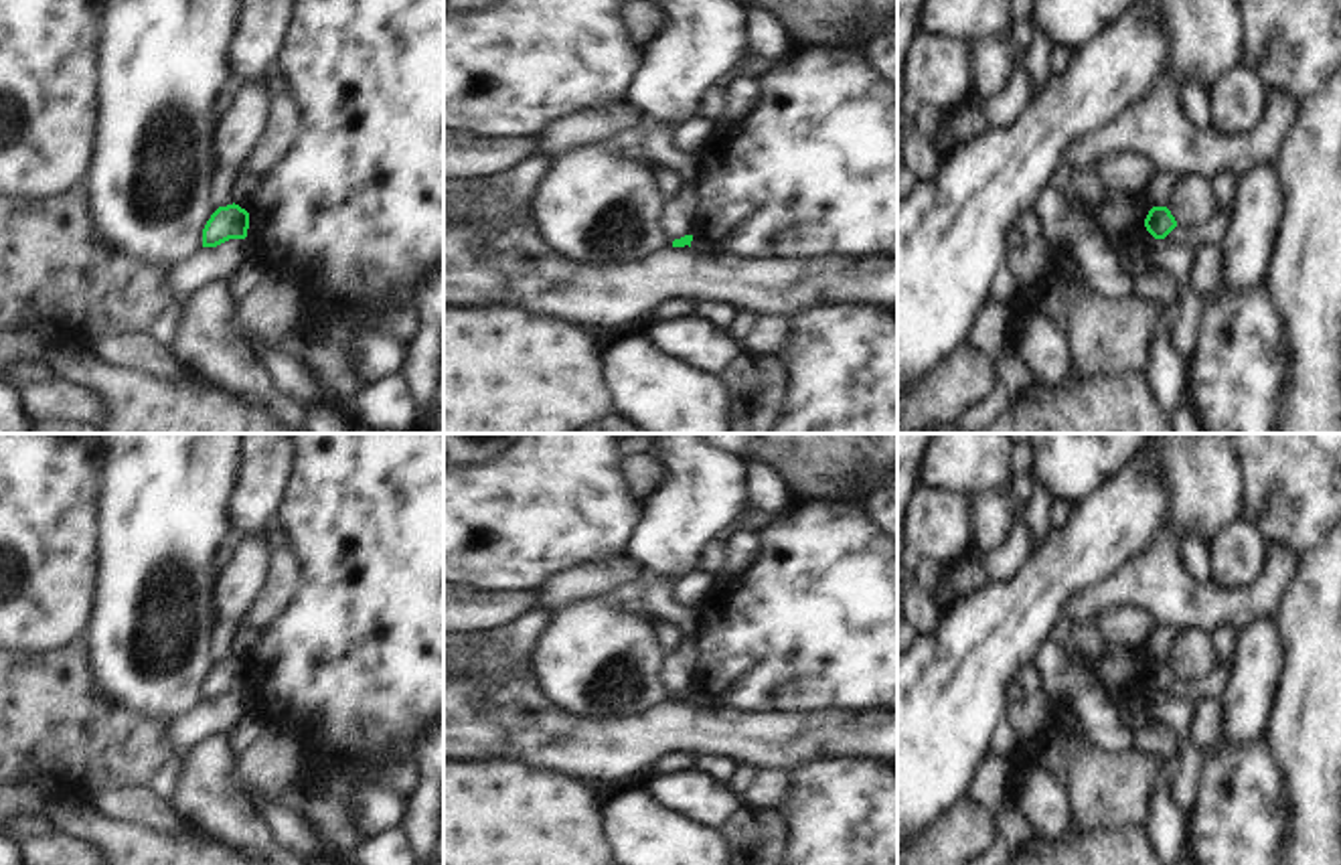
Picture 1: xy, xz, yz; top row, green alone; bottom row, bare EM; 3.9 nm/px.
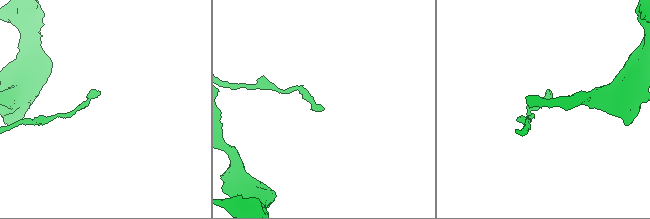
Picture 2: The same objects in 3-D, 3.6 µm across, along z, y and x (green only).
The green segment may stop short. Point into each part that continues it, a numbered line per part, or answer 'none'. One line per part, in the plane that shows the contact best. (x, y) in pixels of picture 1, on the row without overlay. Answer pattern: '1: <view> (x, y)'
none

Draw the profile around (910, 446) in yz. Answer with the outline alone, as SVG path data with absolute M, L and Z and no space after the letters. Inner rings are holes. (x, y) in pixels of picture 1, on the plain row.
M897 434L897 577L901 563L908 559L903 537L905 510L914 490L920 486L924 454L936 436L938 434Z

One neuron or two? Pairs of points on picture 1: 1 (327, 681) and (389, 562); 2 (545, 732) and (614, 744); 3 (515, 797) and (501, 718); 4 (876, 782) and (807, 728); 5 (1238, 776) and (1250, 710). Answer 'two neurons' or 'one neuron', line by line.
1: one neuron
2: one neuron
3: two neurons
4: two neurons
5: two neurons

